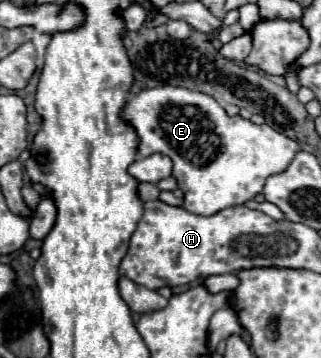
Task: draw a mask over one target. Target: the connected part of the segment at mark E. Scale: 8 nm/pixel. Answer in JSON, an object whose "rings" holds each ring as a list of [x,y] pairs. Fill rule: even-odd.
{"rings":[[[146,88],[128,98],[122,120],[136,130],[138,154],[160,152],[172,160],[172,176],[184,192],[184,208],[200,216],[212,216],[254,198],[262,192],[264,180],[272,172],[282,172],[300,150],[294,140],[280,136],[268,124],[230,118],[212,96],[186,88]]]}

